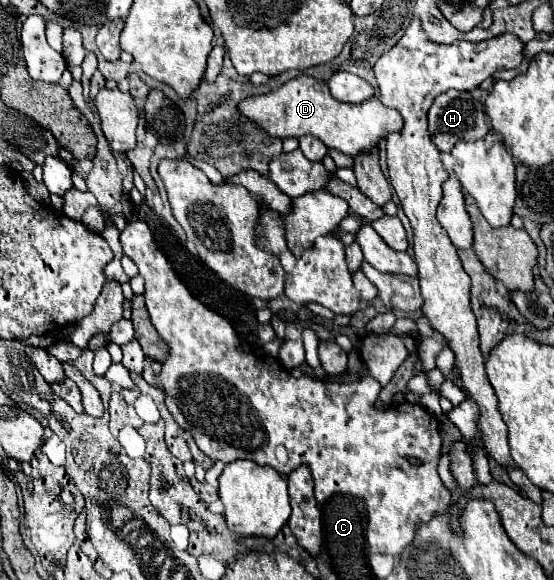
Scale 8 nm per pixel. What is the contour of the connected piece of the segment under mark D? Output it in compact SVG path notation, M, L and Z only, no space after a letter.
M299 75L271 93L245 99L243 103L239 103L239 109L247 119L261 125L271 137L299 139L303 135L313 135L321 139L329 149L337 149L345 155L357 157L357 153L371 153L385 139L385 135L401 131L403 119L399 111L385 107L379 101L379 95L375 95L359 105L347 105L333 99L327 83L307 75Z

